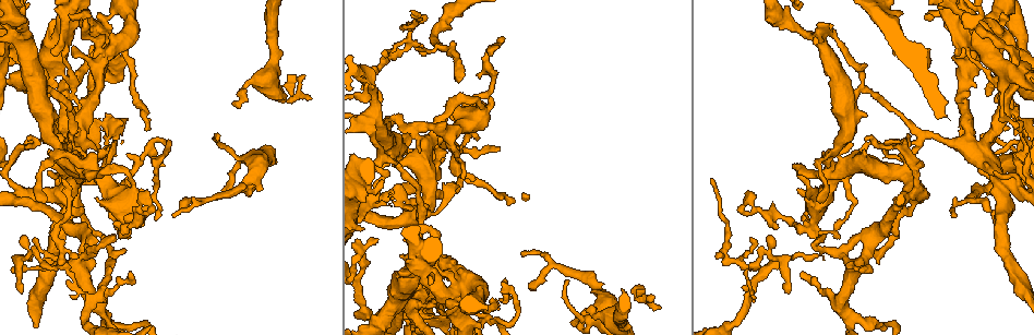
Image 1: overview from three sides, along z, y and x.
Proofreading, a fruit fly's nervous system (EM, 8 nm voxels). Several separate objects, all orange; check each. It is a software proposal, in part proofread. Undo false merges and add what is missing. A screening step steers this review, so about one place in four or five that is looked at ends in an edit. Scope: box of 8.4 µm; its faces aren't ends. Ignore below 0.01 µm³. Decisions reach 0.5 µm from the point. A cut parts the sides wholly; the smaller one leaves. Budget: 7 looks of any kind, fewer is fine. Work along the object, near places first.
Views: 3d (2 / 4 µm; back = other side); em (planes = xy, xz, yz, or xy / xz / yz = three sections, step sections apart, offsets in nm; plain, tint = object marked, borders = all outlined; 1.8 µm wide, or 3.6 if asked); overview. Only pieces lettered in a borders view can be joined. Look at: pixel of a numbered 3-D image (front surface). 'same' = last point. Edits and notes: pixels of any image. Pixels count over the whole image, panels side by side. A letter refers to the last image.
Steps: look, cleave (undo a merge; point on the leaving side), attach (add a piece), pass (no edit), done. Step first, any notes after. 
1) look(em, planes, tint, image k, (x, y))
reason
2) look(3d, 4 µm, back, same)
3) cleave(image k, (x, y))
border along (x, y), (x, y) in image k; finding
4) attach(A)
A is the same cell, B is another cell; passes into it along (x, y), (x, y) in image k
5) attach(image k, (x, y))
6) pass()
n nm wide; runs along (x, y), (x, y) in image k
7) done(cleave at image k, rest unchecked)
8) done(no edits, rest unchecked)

look(em, planes, borders, image 1, (440, 129))
thick turns thin

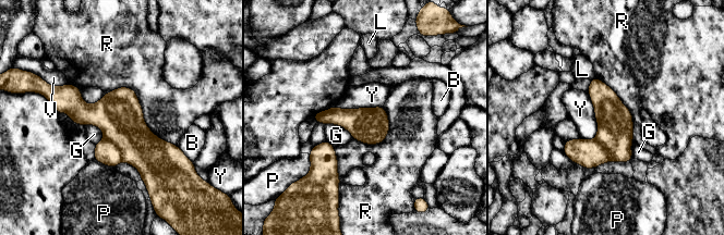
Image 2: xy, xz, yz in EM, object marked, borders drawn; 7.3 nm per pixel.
pass()
B, G, L, P, R, V and Y are other cells; border along (587, 91), (598, 125), (592, 140) in image 2; one neuron here

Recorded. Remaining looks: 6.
look(3d, 4 µm, back, image 1, (1013, 185))
calibre changes

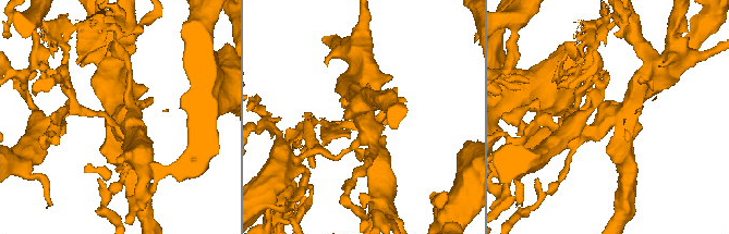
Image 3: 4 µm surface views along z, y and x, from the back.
look(em, xz, step 4, tint, image 3, (123, 119))

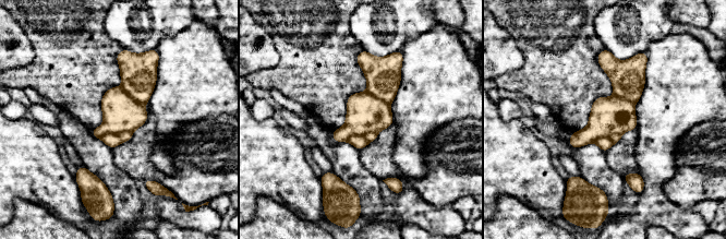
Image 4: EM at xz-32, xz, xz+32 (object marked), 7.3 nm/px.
look(em, planes, borders, same)
another direction

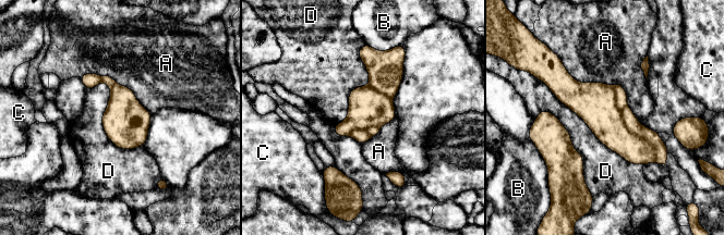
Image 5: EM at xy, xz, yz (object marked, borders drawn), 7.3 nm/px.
pass()
D touches over 1000 nm; A, B, C and D are other cells; runs along (552, 82), (663, 149) in image 5; all the same neuron

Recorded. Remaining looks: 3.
look(3d, 4 µm, image 1, (1007, 42))
looks like a crossing

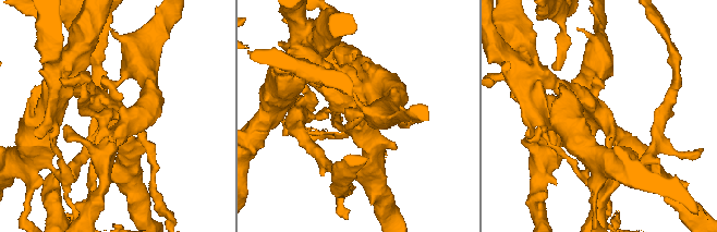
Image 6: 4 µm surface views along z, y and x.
look(em, planes, plain, image 6, (361, 121))

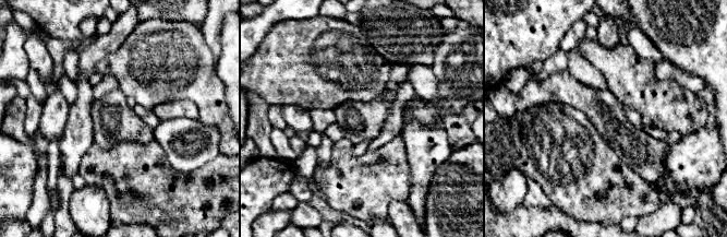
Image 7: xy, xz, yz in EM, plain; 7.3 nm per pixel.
look(em, planes, borders, same)

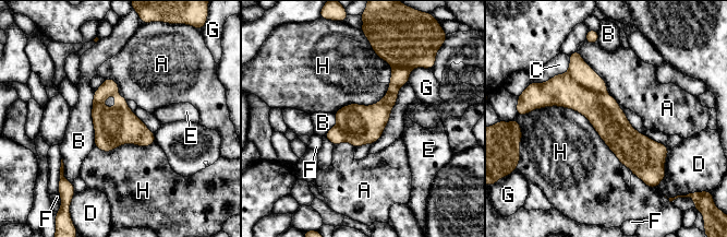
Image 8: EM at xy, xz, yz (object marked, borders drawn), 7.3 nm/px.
pass()
240 nm wide; A, B, C, D, E, F, G and H are other cells; runs along (546, 99), (585, 98), (641, 154), (664, 154) in image 8; continuous, no second neuron

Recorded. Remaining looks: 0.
done(no edits, rest unchecked)

